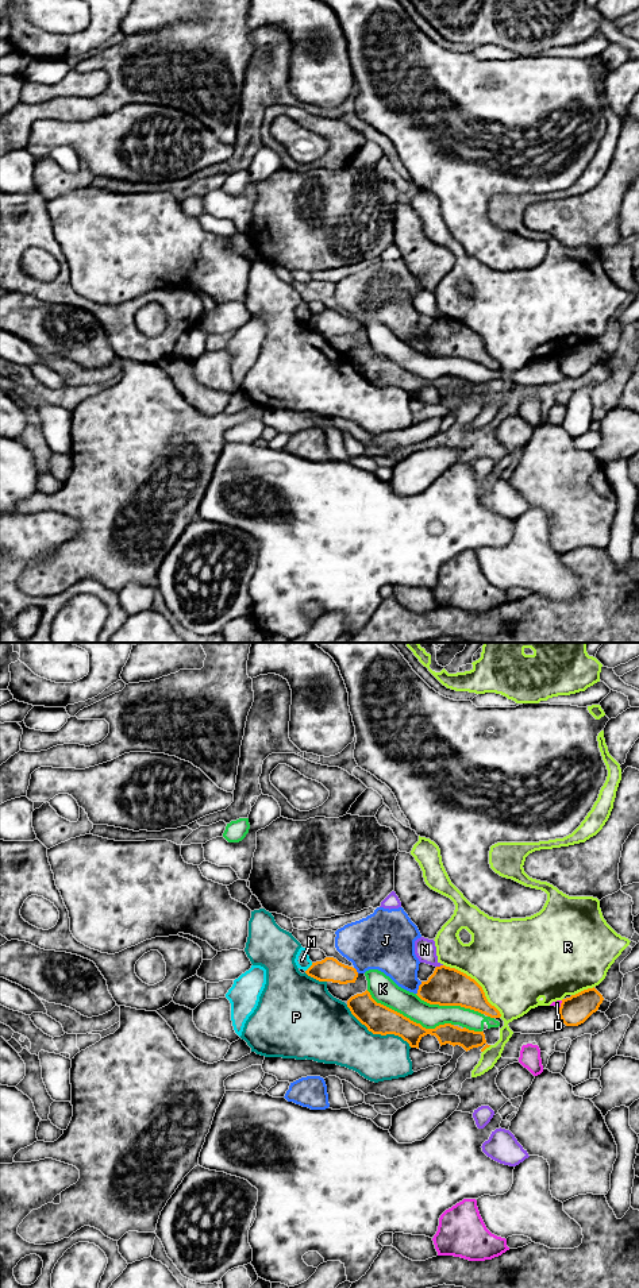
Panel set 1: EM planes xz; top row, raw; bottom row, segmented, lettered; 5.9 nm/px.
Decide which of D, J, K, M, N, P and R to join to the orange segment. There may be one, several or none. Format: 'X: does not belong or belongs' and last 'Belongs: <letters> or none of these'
D: does not belong
J: does not belong
K: does not belong
M: does not belong
N: does not belong
P: does not belong
R: does not belong
Belongs: none of these

